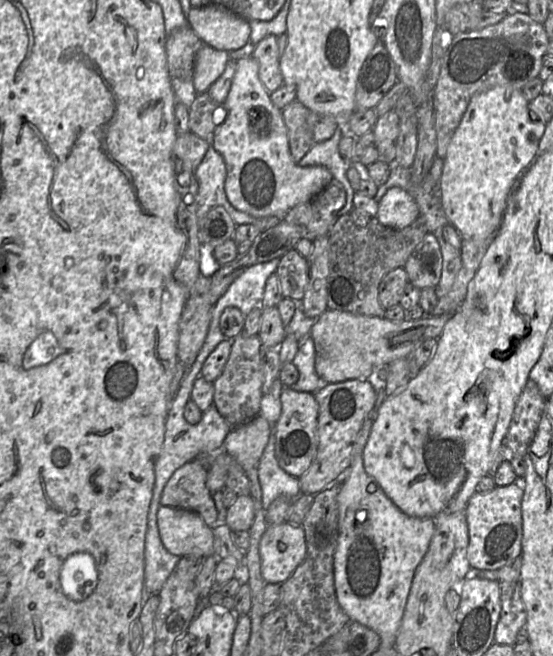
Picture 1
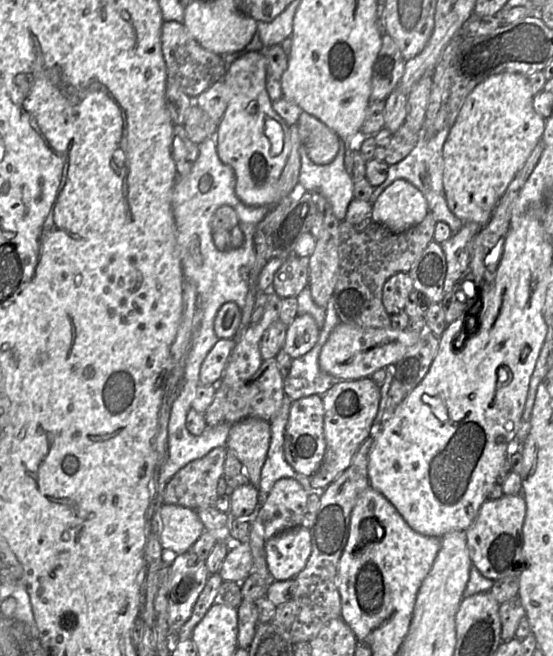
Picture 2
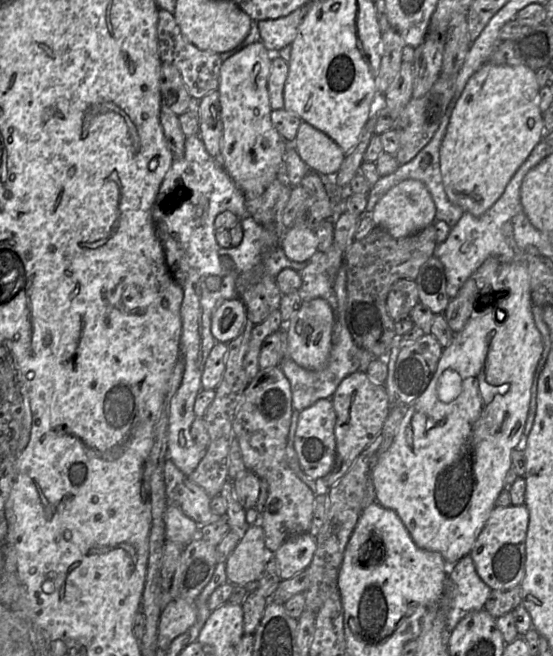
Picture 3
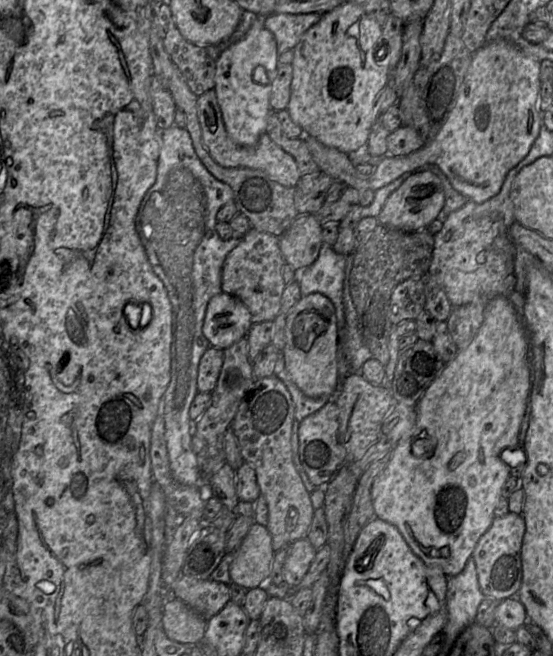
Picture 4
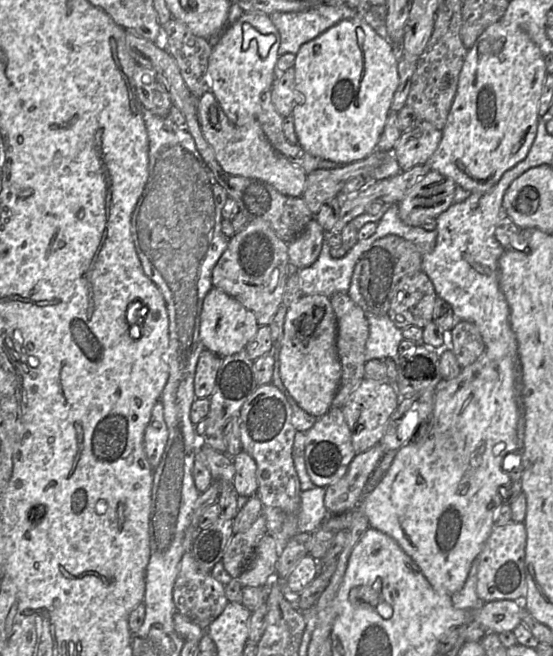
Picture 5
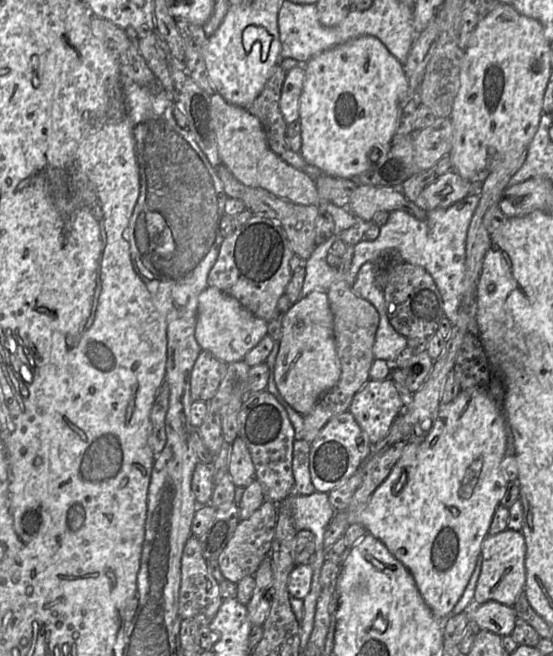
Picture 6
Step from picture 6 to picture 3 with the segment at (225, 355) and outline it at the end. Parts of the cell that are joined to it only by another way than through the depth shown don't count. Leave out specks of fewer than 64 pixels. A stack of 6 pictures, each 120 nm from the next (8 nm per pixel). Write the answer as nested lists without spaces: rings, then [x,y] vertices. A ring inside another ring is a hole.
[[[230,299],[219,304],[211,317],[211,333],[216,342],[228,344],[241,332],[246,322],[246,309],[239,299]]]

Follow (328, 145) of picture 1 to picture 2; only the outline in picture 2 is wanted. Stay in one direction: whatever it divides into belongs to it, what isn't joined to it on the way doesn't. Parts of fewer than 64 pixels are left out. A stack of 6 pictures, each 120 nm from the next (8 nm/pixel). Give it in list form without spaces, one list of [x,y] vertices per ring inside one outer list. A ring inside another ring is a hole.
[[[340,140],[339,151],[334,160],[326,165],[317,165],[309,158],[305,146],[299,148],[300,192],[320,194],[331,205],[334,216],[345,219],[348,205],[353,199],[353,180],[344,166],[345,144]]]

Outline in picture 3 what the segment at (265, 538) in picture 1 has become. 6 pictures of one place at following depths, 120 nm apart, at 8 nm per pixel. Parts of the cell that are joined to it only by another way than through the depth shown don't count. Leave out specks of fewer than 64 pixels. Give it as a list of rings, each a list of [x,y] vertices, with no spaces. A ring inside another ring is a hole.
[[[309,533],[287,539],[274,553],[281,580],[303,572],[314,557],[316,541]]]

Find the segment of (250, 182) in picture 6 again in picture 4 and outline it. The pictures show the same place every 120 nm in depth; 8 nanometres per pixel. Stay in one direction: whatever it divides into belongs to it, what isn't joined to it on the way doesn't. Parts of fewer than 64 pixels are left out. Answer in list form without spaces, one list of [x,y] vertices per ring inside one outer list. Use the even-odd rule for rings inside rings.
[[[211,89],[198,97],[198,119],[202,131],[202,139],[211,157],[226,168],[251,168],[261,170],[279,184],[294,188],[301,178],[301,173],[294,158],[276,145],[265,132],[253,146],[243,146],[232,141],[226,131],[221,108],[216,92]]]

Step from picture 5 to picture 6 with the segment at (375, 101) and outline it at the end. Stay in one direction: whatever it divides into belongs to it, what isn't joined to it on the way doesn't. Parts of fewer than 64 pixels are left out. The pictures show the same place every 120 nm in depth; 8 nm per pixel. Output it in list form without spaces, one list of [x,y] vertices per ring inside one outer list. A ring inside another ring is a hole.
[[[364,35],[334,46],[316,55],[305,64],[304,68],[305,78],[299,104],[299,122],[301,127],[300,154],[307,164],[317,167],[324,175],[343,179],[353,179],[357,175],[369,170],[372,165],[375,164],[370,161],[370,152],[372,149],[378,149],[380,151],[380,156],[386,156],[390,149],[391,141],[396,134],[400,106],[409,101],[408,81],[403,65],[376,37]]]

